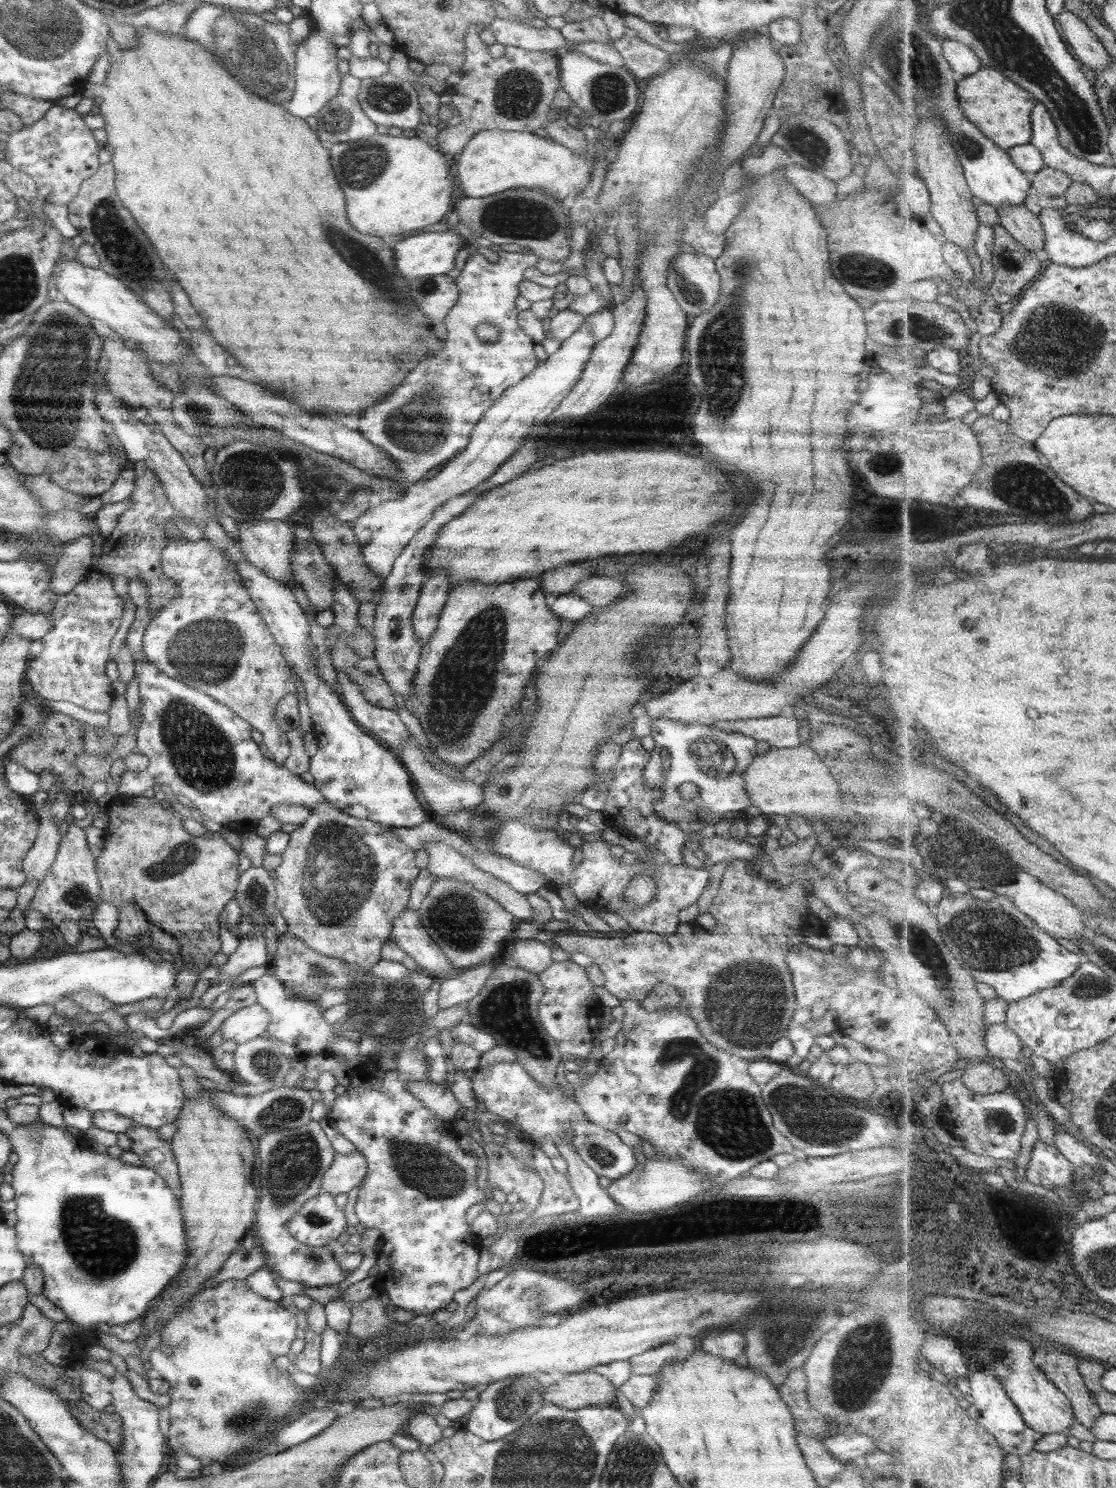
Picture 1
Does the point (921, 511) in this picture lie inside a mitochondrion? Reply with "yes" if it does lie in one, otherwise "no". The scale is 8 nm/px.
yes

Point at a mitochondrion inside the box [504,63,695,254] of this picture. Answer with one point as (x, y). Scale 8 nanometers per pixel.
(610, 93)

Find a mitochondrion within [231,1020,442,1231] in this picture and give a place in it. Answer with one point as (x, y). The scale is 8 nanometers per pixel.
(294, 1164)

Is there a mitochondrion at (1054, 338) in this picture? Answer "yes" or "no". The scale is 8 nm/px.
yes

